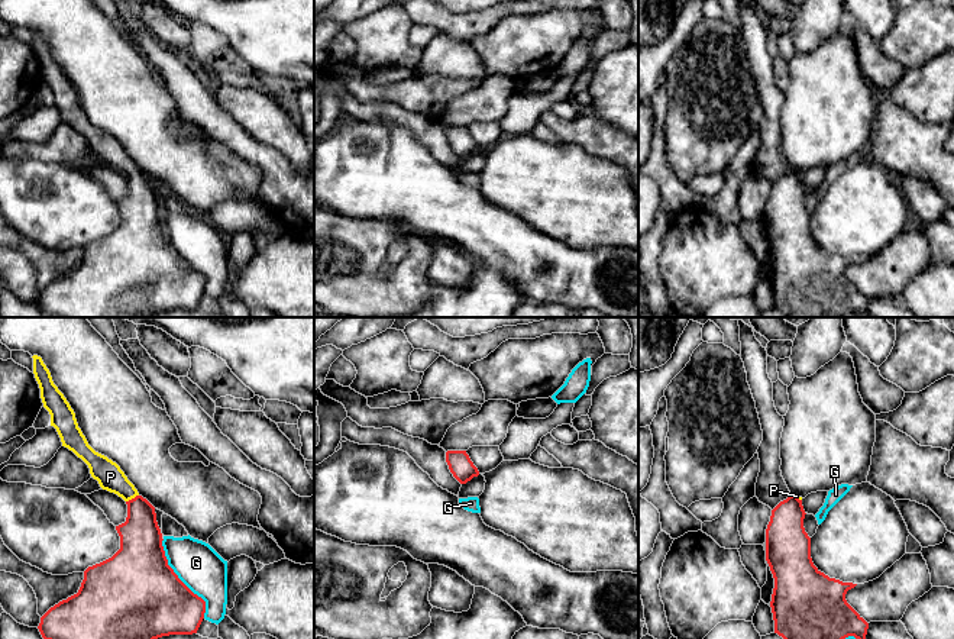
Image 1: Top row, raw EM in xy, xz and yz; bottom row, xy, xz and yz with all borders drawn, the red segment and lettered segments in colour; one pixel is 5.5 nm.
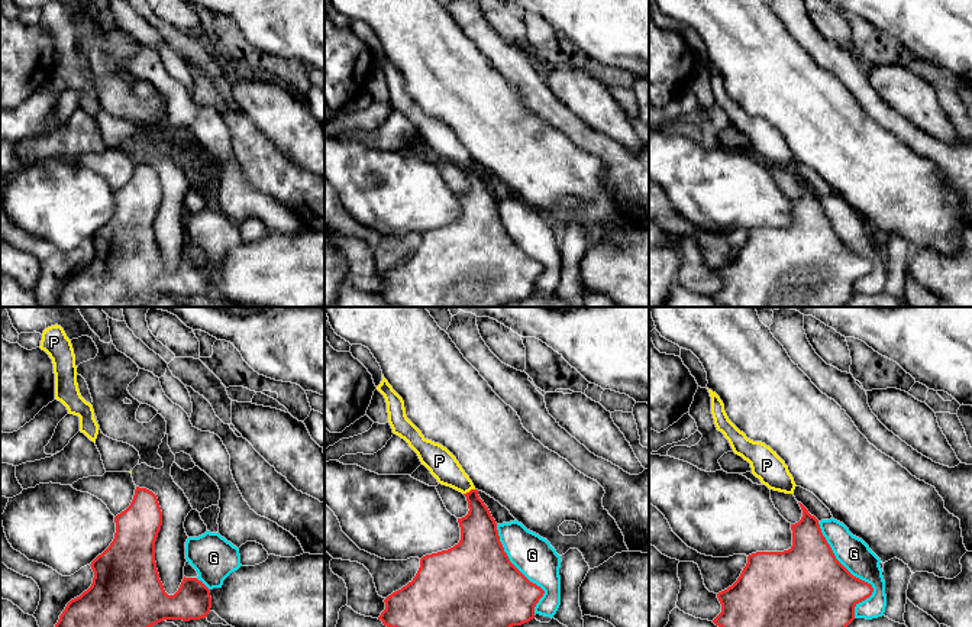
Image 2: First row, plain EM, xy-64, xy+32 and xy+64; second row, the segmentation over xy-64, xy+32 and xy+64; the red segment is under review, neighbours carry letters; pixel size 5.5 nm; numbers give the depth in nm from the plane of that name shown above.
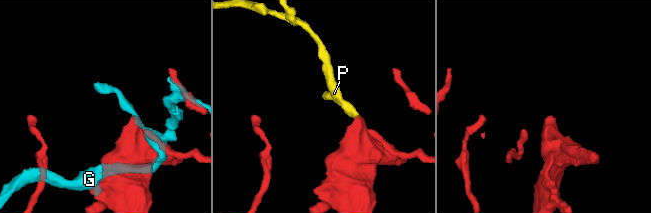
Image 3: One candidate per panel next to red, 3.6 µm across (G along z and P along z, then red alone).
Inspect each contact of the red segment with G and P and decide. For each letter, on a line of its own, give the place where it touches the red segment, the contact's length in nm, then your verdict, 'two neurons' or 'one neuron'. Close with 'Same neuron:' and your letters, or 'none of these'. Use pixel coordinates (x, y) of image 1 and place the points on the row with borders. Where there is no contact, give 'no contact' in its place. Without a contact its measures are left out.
G: meets red in xy at (180, 580); contact 500 nm long; two neurons
P: meets red in xy at (132, 499); contact 80 nm long; one neuron
Same neuron: P

